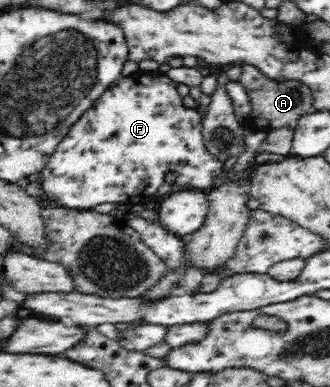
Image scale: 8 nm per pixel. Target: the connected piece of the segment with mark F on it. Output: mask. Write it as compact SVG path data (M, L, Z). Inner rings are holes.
M159 70L136 71L128 77L121 77L109 90L105 90L93 108L89 108L75 122L68 136L61 140L45 168L39 173L39 183L48 198L63 207L80 211L93 209L106 202L130 206L146 204L158 192L159 186L164 182L163 174L168 170L177 172L178 185L191 186L206 193L213 188L211 184L224 169L224 161L213 156L205 147L202 133L203 113L183 107L177 85L178 83Z

